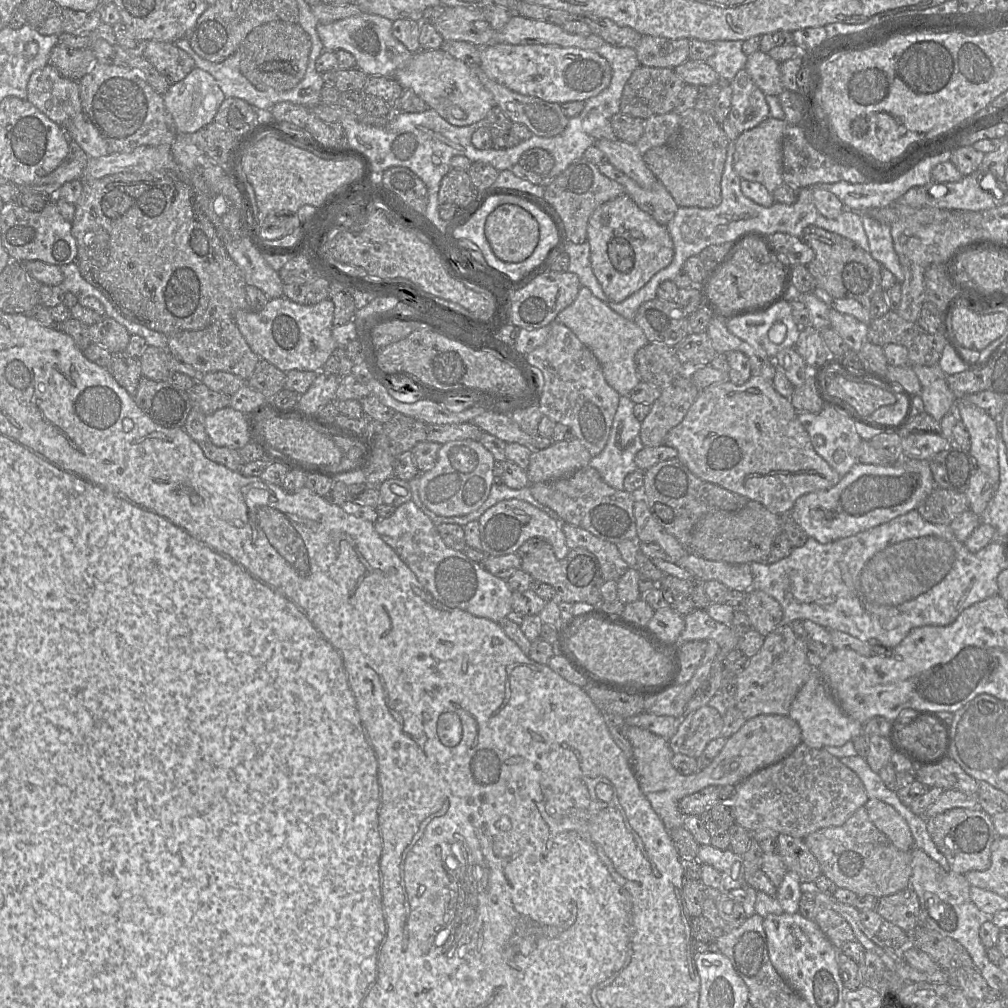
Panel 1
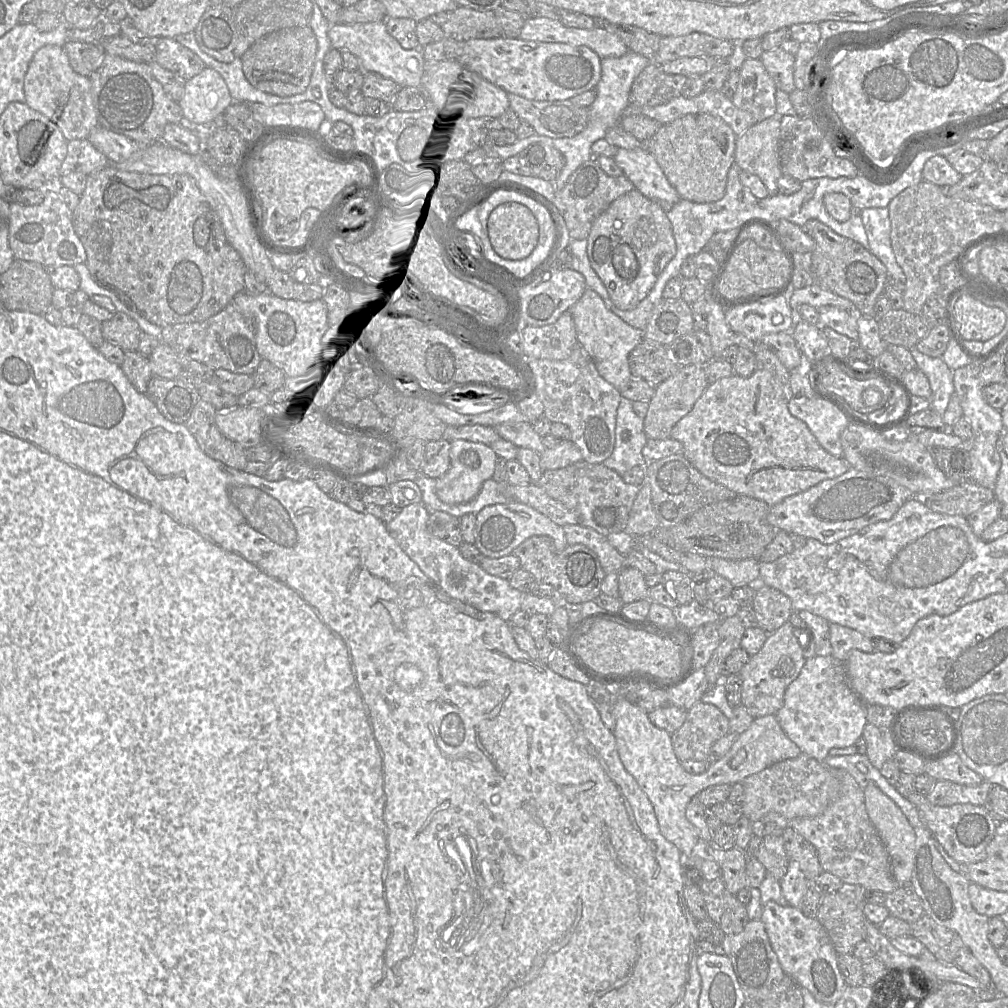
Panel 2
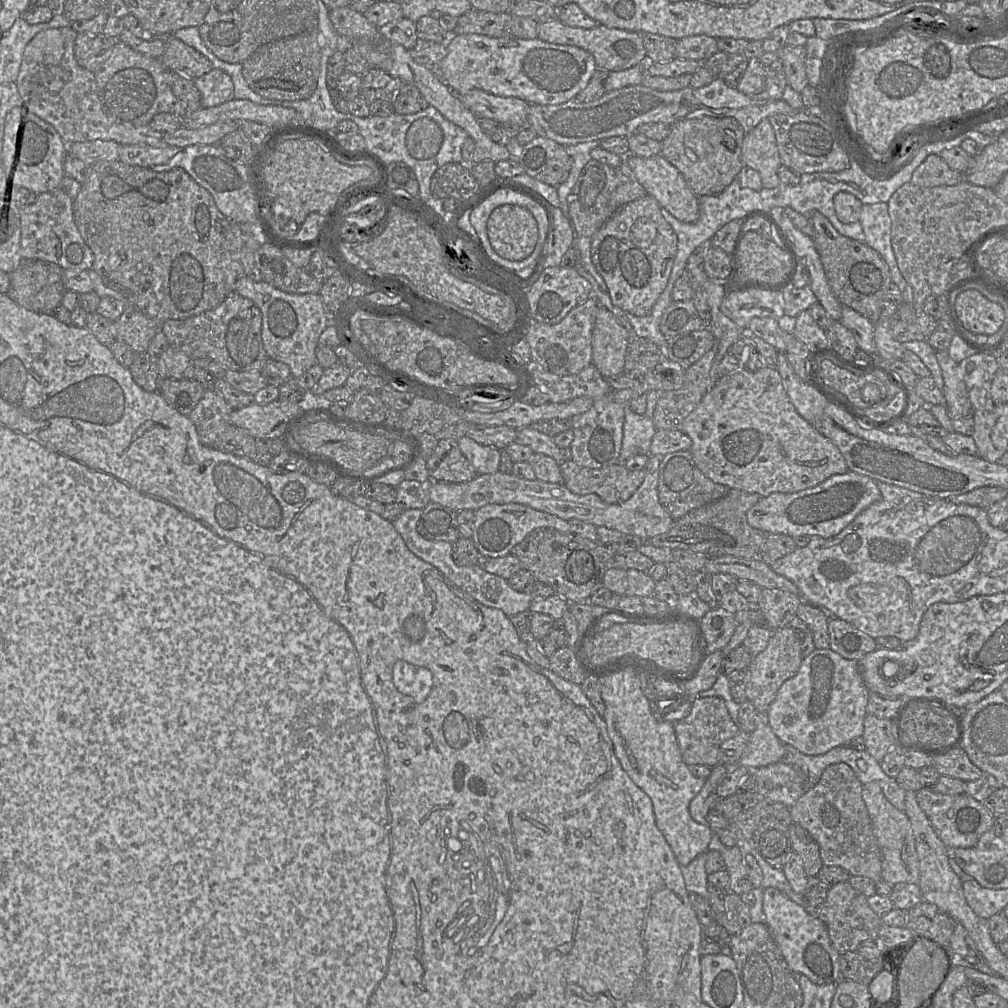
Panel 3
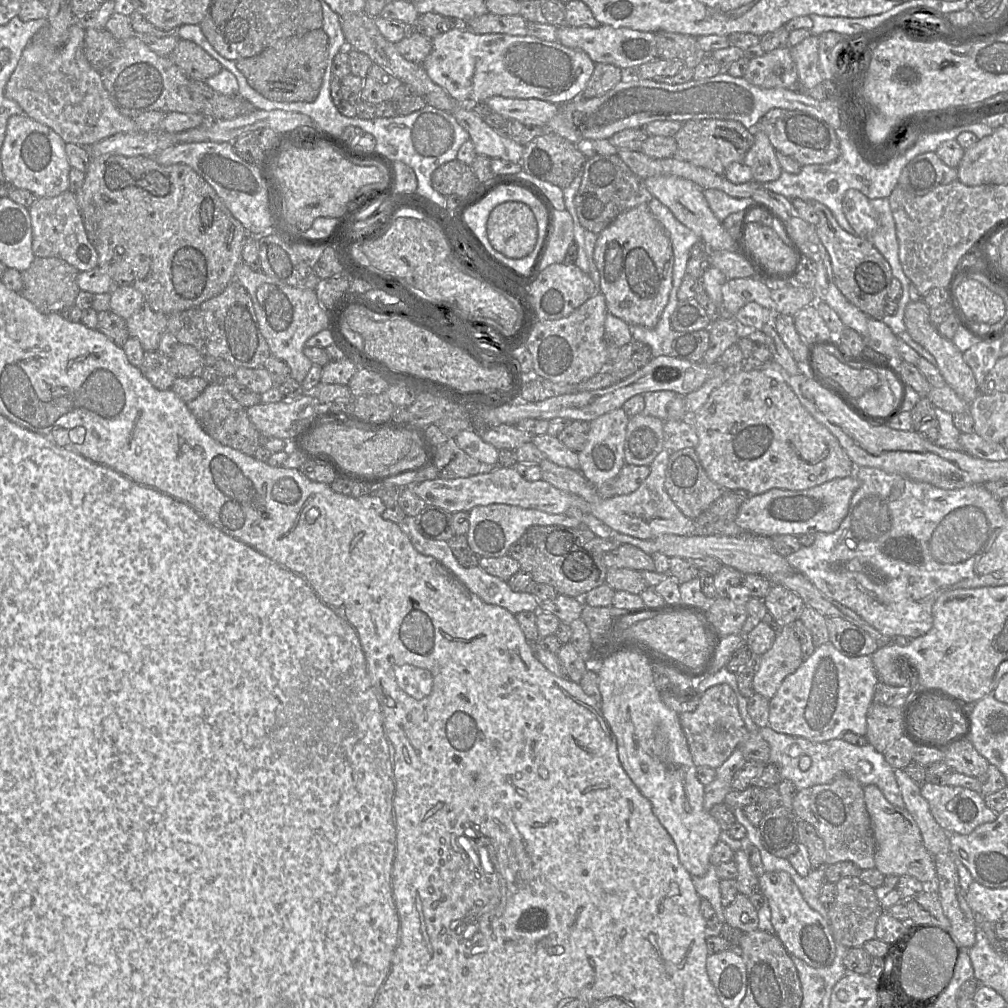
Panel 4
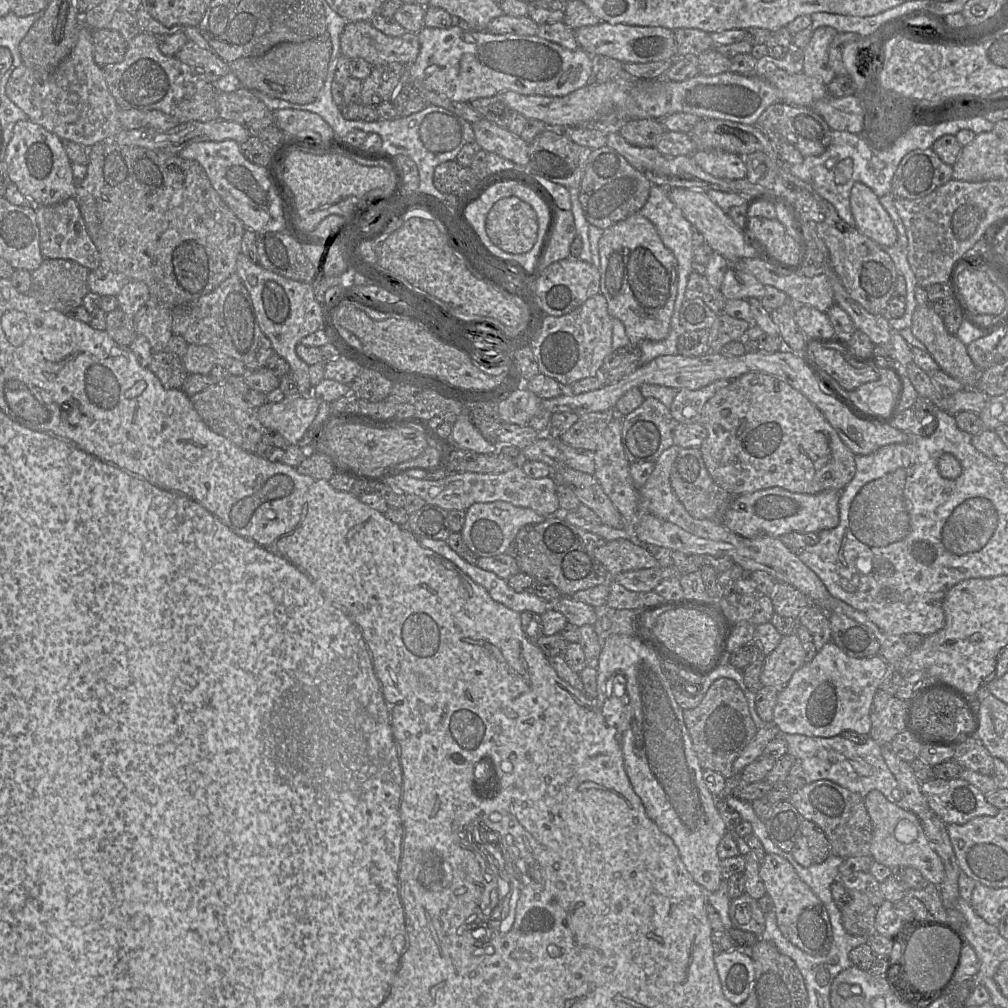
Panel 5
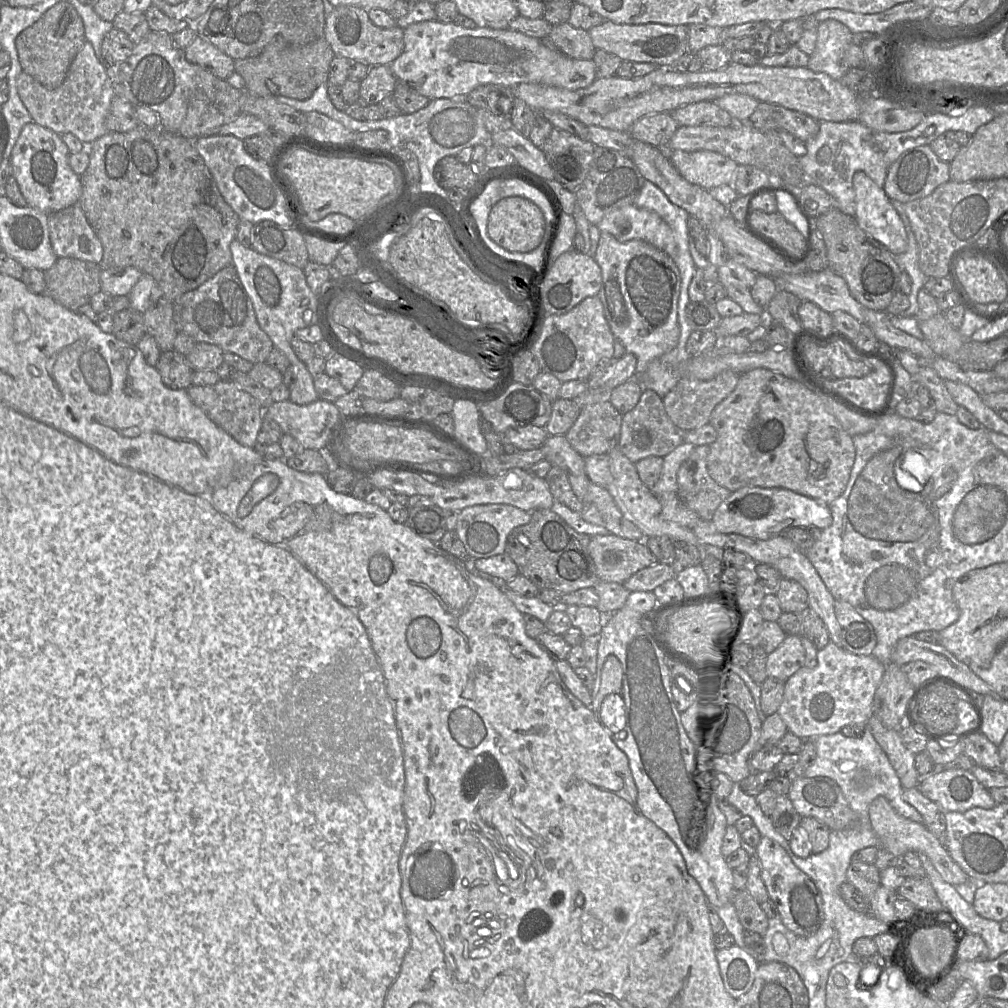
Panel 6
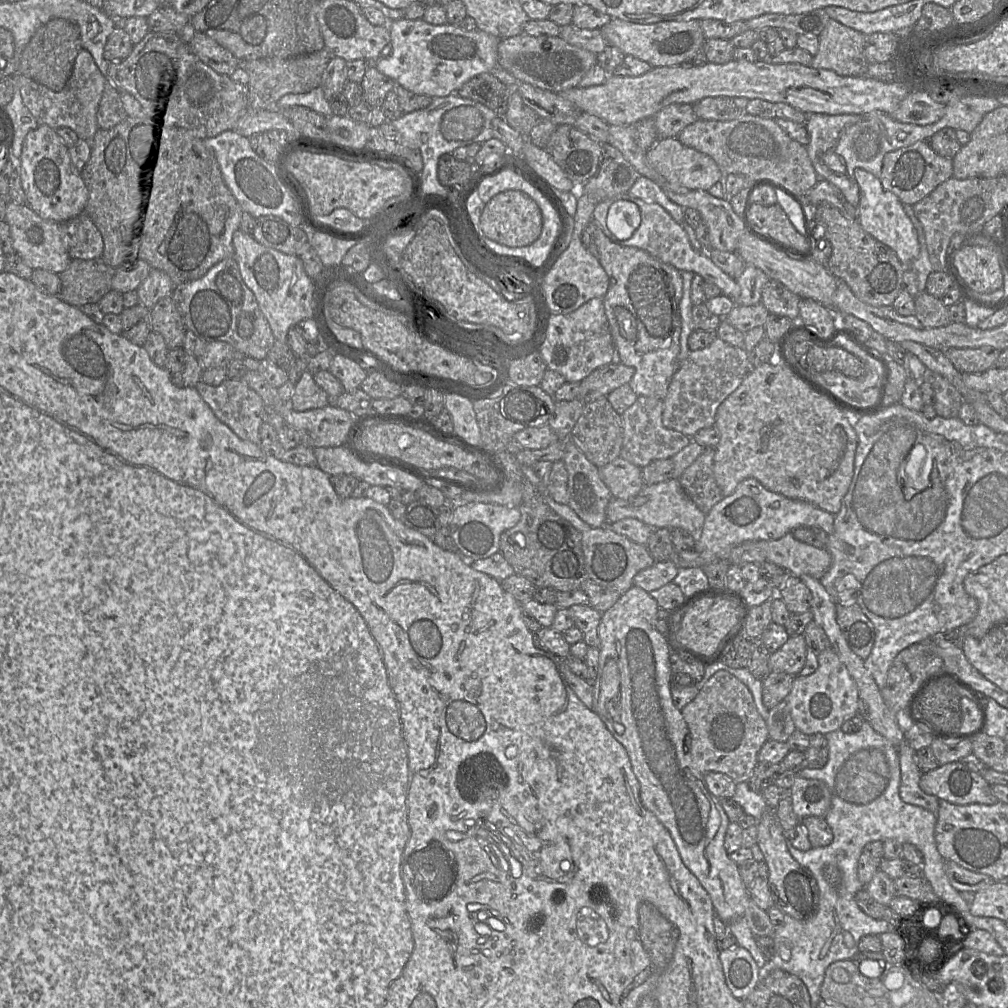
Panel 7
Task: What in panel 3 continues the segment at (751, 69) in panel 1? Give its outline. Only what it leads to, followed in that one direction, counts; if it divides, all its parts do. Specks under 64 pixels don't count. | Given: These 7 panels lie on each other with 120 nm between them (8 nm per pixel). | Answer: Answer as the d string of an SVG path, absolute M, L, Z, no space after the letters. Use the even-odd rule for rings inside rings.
M785 45L777 53L783 62L788 85L801 93L809 85L806 72L806 48Z

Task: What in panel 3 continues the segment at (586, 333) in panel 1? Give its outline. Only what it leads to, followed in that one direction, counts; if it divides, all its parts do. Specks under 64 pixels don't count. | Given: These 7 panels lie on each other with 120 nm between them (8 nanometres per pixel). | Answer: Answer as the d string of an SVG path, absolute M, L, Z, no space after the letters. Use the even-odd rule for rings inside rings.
M598 302L598 310L592 331L592 363L603 377L619 376L624 372L625 353L632 336L633 333L623 327L612 312L604 306L599 306Z

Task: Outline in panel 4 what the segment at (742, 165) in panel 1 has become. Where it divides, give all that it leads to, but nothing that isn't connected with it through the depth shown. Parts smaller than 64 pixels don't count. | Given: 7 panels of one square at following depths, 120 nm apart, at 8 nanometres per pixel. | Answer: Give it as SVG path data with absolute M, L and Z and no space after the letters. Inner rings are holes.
M753 131L754 143L744 155L742 162L750 168L754 181L760 184L776 181L782 173L776 150L763 131Z

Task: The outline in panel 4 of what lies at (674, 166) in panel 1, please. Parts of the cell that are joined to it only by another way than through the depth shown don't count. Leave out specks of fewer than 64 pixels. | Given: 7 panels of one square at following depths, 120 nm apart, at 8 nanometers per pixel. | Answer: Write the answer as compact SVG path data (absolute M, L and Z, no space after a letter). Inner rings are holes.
M690 120L682 124L674 138L677 149L673 158L724 176L725 171L732 163L743 160L744 155L754 143L754 131L746 129L740 122L732 120Z

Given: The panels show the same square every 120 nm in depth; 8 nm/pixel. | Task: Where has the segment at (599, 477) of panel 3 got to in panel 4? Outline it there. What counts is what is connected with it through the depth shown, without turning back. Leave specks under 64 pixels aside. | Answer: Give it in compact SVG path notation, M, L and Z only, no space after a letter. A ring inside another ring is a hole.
M625 463L618 474L602 485L594 485L600 498L611 498L634 492L650 473L647 465Z

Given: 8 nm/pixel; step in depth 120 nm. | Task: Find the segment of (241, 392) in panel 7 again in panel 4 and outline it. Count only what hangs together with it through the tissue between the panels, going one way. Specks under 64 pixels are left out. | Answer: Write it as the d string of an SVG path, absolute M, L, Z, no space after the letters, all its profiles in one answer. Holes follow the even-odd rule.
M208 384L198 397L186 405L204 432L220 444L251 456L260 446L260 433L250 421L247 408L238 403L222 384Z

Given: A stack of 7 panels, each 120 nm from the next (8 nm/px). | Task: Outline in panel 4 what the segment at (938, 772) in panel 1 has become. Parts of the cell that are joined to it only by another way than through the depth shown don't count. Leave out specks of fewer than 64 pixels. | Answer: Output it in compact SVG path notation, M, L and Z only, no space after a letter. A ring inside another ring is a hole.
M970 739L953 744L945 751L943 761L952 771L972 777L980 777L989 766L989 762L978 753Z

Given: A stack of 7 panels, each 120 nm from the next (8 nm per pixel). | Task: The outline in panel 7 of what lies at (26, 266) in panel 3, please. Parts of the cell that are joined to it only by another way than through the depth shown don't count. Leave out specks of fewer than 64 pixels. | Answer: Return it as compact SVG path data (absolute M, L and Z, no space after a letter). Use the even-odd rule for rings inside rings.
M102 257L72 259L68 267L58 275L61 281L61 289L57 296L70 305L81 307L90 303L98 303L112 289L114 268Z

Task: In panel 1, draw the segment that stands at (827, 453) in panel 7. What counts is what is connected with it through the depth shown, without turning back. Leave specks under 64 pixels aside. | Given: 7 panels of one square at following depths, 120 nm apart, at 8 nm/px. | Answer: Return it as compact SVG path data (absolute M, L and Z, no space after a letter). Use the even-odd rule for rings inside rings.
M751 376L742 385L736 385L729 379L724 382L714 383L701 390L694 403L689 408L684 419L665 436L663 444L677 450L677 458L698 478L716 484L728 491L744 496L749 501L756 501L777 515L788 515L795 501L808 493L826 490L836 485L842 478L815 450L810 437L798 419L798 412L792 406L790 399L780 395L771 381L761 376Z

